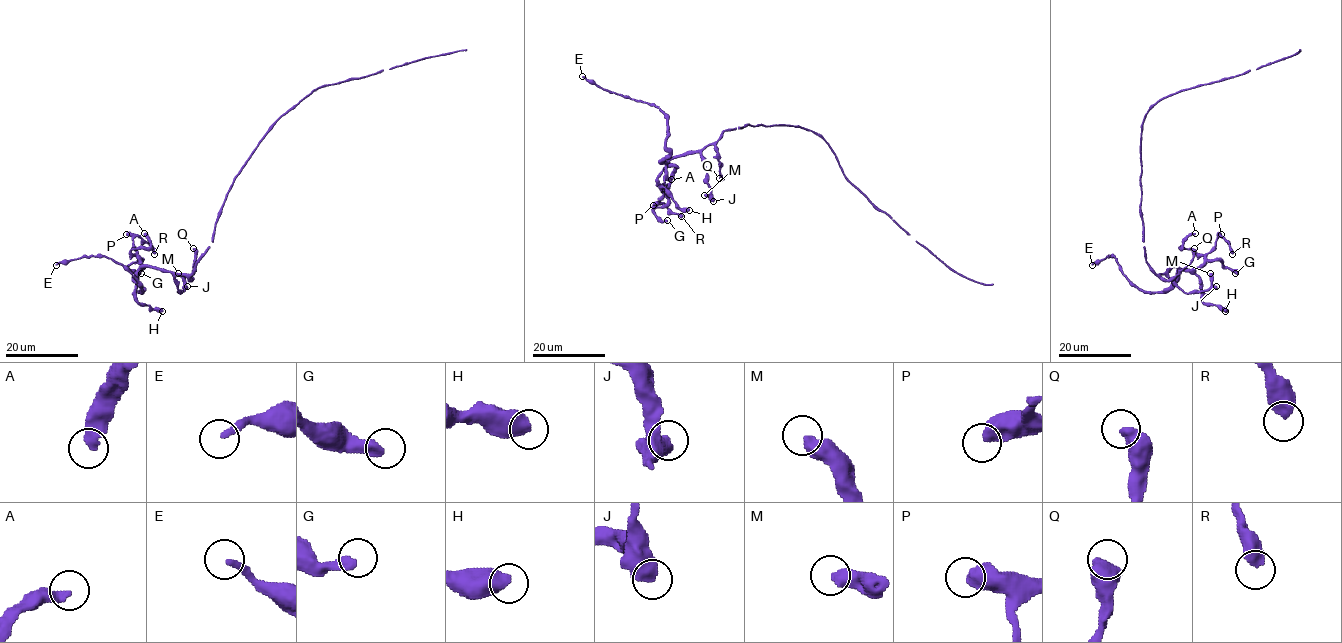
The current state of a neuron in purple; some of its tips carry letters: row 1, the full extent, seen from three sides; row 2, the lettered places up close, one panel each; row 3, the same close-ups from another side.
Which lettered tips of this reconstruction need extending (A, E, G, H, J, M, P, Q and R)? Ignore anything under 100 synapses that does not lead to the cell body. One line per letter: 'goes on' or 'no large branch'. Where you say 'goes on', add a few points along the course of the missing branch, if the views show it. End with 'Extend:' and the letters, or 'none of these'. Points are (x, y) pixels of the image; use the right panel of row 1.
A: no large branch
E: no large branch
G: no large branch
H: no large branch
J: no large branch
M: no large branch
P: no large branch
Q: no large branch
R: no large branch
Extend: none of these

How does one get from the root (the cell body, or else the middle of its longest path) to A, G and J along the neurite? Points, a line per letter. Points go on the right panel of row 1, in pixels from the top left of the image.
A: (1140, 178), (1143, 247), (1149, 266), (1156, 274), (1171, 266), (1199, 266), (1204, 256), (1181, 247), (1195, 233)
G: (1140, 178), (1143, 247), (1153, 271), (1163, 274), (1171, 266), (1195, 269), (1219, 260), (1235, 273)
J: (1140, 178), (1143, 247), (1149, 266), (1156, 274), (1168, 276), (1187, 294), (1216, 286)

